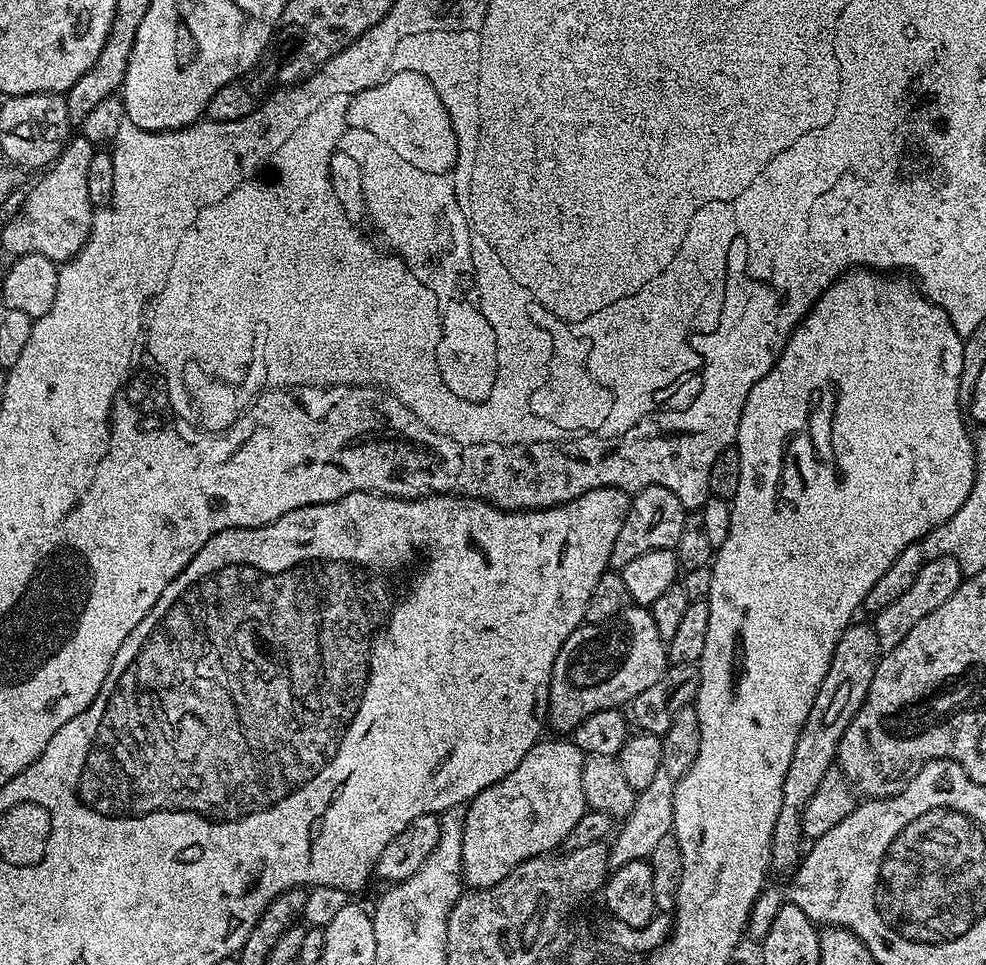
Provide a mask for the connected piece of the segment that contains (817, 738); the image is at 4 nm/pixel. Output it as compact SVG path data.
M859 622L849 624L834 650L830 670L826 678L822 678L822 686L814 698L814 706L810 706L810 714L794 746L794 758L790 758L790 770L786 770L786 782L782 782L782 810L778 810L778 822L774 822L772 835L773 873L791 873L802 859L800 840L802 841L804 831L800 810L814 795L814 790L818 790L818 782L822 782L824 775L837 763L836 751L842 742L842 734L846 734L846 726L850 726L854 714L858 714L870 690L876 661L881 652L875 627L871 623L859 624Z

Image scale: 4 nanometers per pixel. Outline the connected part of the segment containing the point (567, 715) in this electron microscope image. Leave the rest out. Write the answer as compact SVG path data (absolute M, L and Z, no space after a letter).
M629 606L625 612L607 620L605 624L583 623L566 638L562 650L558 650L558 658L554 658L552 677L550 678L550 694L548 695L547 723L557 728L557 733L575 733L577 726L590 714L598 714L598 710L610 710L627 705L646 686L658 682L664 669L669 667L666 641L658 634L658 626L654 626L651 611L644 606Z

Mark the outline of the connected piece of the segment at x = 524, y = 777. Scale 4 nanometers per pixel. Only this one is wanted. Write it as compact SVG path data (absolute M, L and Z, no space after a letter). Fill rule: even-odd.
M541 738L526 758L506 778L482 790L467 805L462 834L463 879L473 889L489 888L510 874L524 860L560 848L586 811L582 794L585 754L575 739Z

